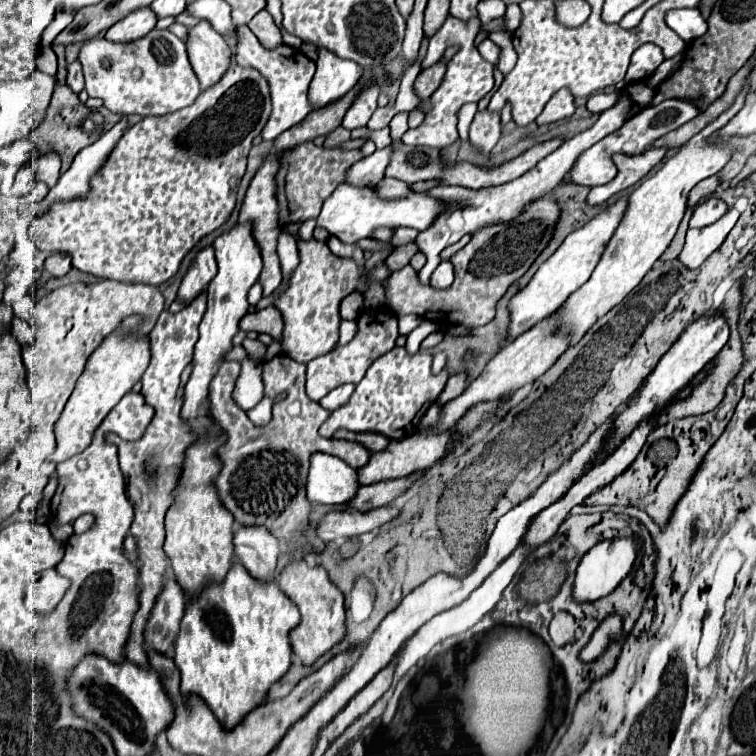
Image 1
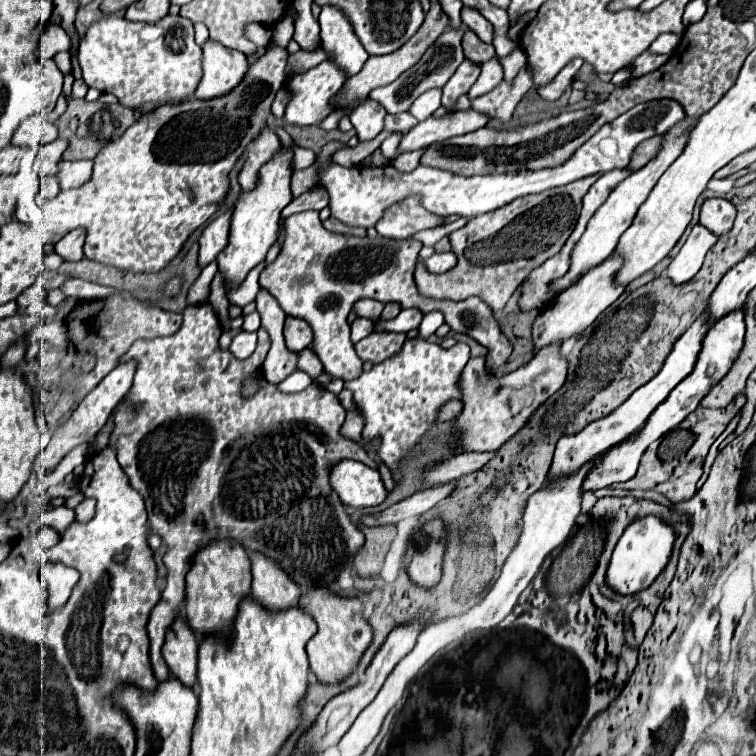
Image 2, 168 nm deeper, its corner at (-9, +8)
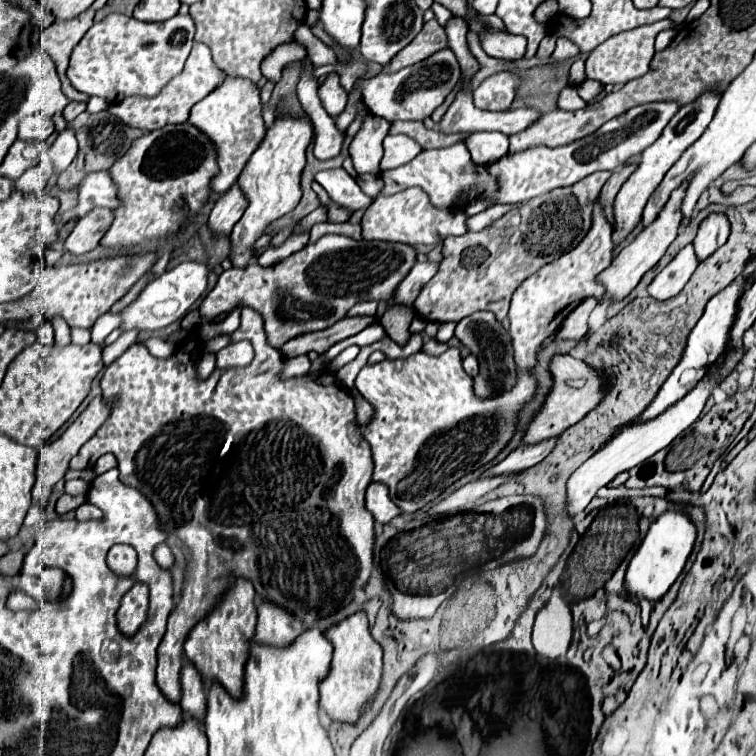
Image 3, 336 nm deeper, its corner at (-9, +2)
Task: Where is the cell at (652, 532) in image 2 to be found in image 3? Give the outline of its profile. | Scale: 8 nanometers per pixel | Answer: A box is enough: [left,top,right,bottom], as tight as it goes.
[625,510,697,602]

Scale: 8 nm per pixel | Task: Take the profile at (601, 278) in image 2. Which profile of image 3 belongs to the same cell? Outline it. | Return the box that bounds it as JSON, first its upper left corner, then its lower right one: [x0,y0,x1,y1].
[599,188,685,302]

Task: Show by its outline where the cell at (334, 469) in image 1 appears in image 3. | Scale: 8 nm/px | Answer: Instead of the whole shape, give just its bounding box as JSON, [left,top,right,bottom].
[365,482,401,524]

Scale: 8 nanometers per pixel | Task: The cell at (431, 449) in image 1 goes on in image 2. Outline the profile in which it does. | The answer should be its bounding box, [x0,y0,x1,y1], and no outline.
[455,344,567,452]

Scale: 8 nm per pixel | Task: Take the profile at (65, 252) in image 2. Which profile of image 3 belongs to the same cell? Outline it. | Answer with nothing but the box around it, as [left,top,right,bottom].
[63,208,111,256]

